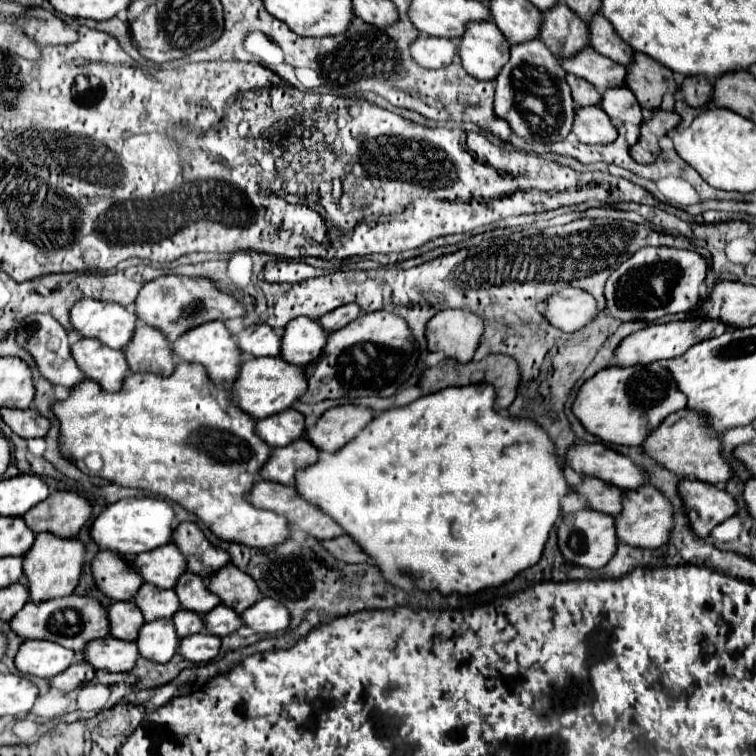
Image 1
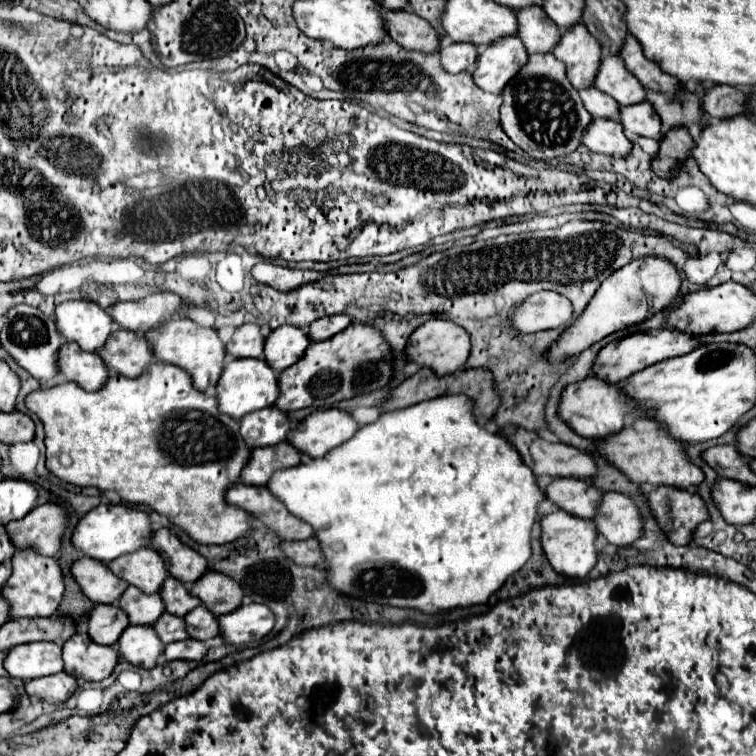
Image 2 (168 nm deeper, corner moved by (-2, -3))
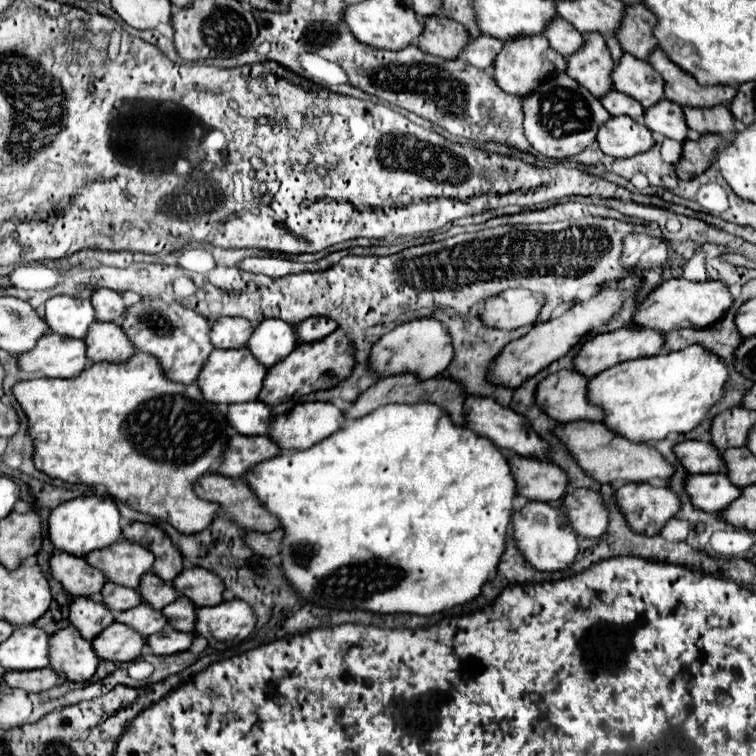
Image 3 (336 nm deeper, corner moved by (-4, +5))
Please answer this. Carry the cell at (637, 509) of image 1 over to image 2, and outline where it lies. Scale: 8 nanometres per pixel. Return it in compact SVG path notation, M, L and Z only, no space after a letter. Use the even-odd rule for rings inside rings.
M605 492L593 518L597 534L609 544L625 546L643 532L643 520L633 500L621 492Z

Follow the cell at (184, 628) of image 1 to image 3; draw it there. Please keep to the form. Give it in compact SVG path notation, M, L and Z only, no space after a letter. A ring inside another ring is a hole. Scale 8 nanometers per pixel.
M141 604L141 606L131 608L127 612L119 612L119 614L115 614L115 620L135 628L143 636L151 636L155 632L161 632L169 624L169 620L165 620L163 612L161 610L155 612L149 604Z

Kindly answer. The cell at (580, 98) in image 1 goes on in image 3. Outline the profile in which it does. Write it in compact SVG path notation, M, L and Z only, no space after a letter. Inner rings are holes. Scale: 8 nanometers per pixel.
M617 90L607 92L607 96L603 96L599 100L611 116L625 114L625 116L631 116L633 120L641 120L641 116L643 116L643 106L635 98L631 98L627 94L621 94Z

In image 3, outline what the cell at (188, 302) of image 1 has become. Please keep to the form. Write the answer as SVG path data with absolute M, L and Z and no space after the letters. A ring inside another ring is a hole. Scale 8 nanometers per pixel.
M95 290L91 296L95 314L101 322L111 322L111 320L119 320L123 318L123 312L127 312L127 306L123 302L123 296L115 290Z

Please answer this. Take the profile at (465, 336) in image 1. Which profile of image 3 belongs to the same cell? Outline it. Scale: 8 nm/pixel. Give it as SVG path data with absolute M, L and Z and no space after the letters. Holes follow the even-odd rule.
M421 318L421 320L411 320L389 334L385 334L371 350L371 368L381 372L381 374L403 374L403 372L415 372L423 380L435 378L441 374L453 360L453 344L451 344L451 334L447 328L443 328L443 322L431 320L431 318Z

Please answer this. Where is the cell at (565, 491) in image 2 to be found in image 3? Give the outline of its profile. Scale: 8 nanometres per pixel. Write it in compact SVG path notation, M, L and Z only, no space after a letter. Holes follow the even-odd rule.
M513 456L509 462L521 496L541 502L561 502L567 496L567 474L557 464L523 456Z

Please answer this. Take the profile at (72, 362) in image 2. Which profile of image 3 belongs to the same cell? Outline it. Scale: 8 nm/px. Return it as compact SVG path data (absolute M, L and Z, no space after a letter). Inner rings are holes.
M47 334L37 342L37 346L31 352L19 354L17 360L23 372L27 374L43 372L43 376L47 378L75 378L79 376L79 372L87 368L87 346L83 340L75 340L75 338L67 338L59 334Z

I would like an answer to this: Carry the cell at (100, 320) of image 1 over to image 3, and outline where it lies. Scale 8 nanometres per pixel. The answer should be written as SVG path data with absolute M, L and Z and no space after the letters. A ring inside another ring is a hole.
M53 296L45 302L45 322L51 332L71 338L87 338L89 326L95 322L91 300L75 296Z

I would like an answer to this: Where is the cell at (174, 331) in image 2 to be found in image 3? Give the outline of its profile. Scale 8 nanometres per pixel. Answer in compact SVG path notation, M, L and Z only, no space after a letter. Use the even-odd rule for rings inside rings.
M143 300L127 308L121 328L129 334L137 350L159 358L163 372L167 372L171 380L181 384L193 384L203 364L207 362L209 354L213 352L213 344L209 340L211 326L207 318L203 318L201 314L189 308L183 308L181 304L163 304L161 300Z

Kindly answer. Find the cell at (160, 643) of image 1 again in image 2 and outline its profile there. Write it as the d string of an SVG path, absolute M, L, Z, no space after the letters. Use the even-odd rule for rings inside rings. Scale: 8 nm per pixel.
M127 626L117 640L119 658L139 668L153 668L163 652L165 644L157 640L151 626Z

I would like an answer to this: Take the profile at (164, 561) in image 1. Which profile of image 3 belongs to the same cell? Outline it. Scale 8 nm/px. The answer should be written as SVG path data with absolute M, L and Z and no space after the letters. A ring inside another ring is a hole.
M119 540L111 544L111 548L87 554L87 562L103 570L111 582L127 588L139 588L141 576L151 572L155 558L151 550L133 544L131 540Z

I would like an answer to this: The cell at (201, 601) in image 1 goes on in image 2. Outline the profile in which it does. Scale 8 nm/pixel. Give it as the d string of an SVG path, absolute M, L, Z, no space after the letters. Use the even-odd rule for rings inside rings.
M169 576L169 580L165 580L159 588L159 596L165 604L165 612L183 618L187 612L191 612L197 604L201 604L201 600L197 600L195 596L189 596L189 590L185 584L181 584L177 578Z

